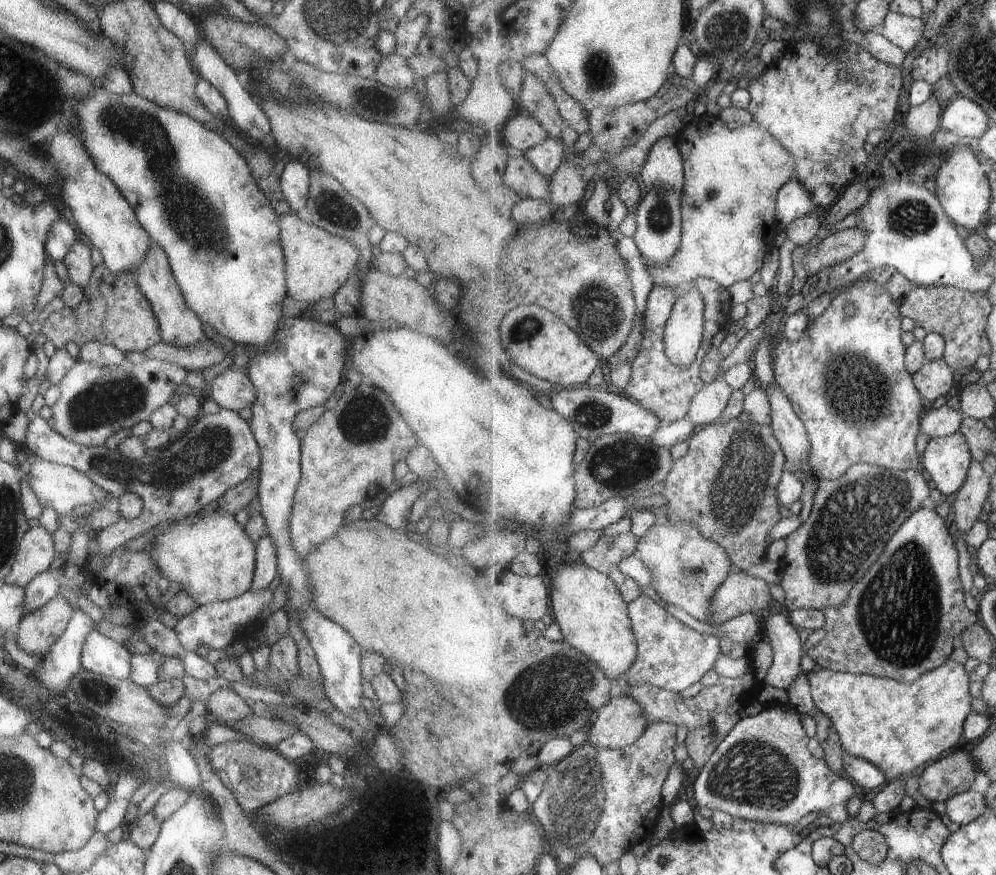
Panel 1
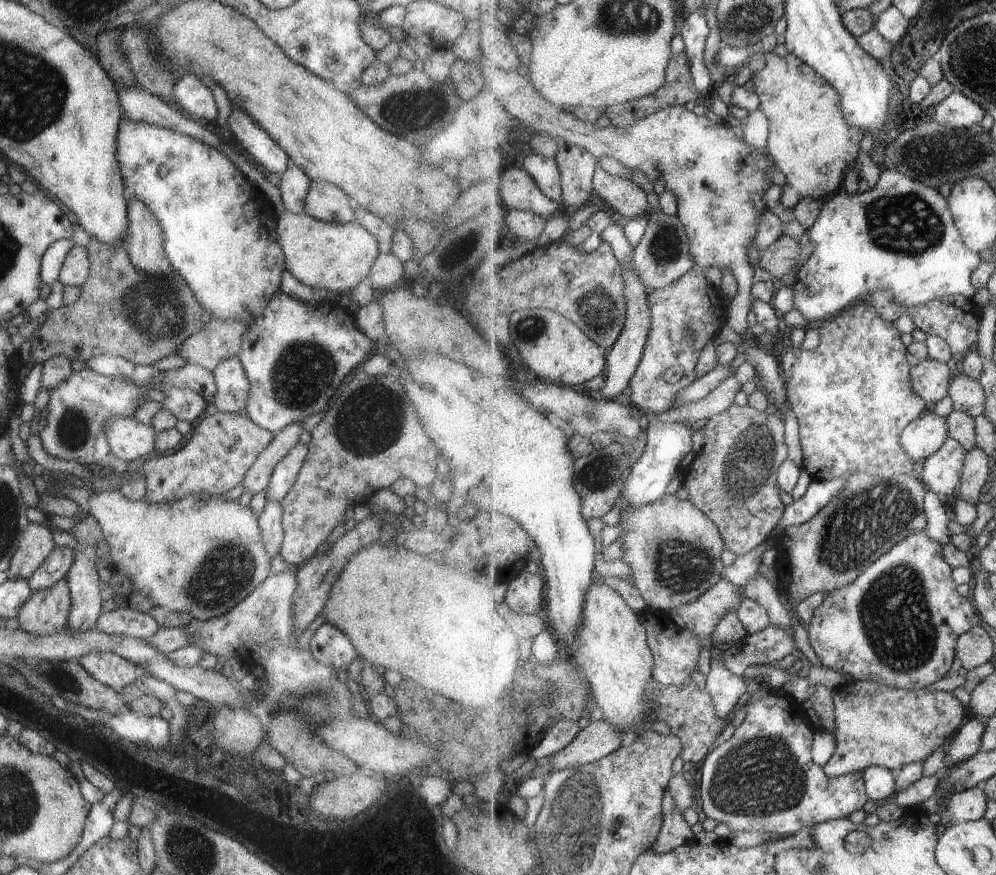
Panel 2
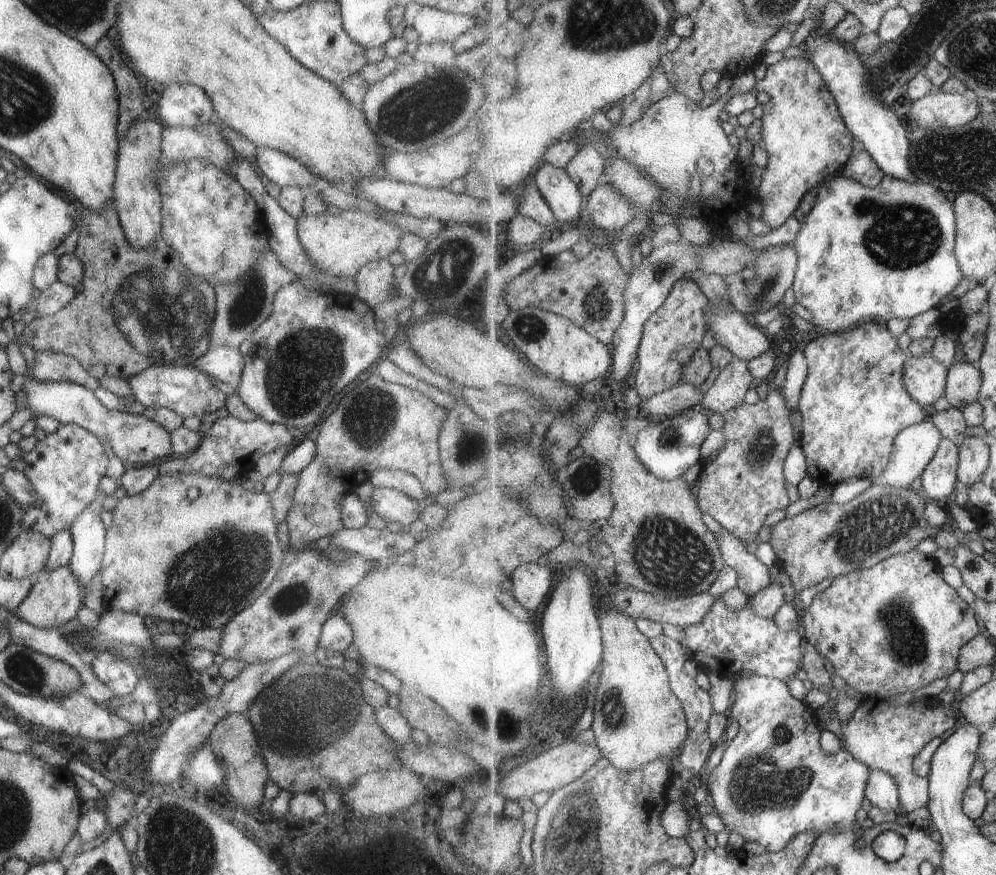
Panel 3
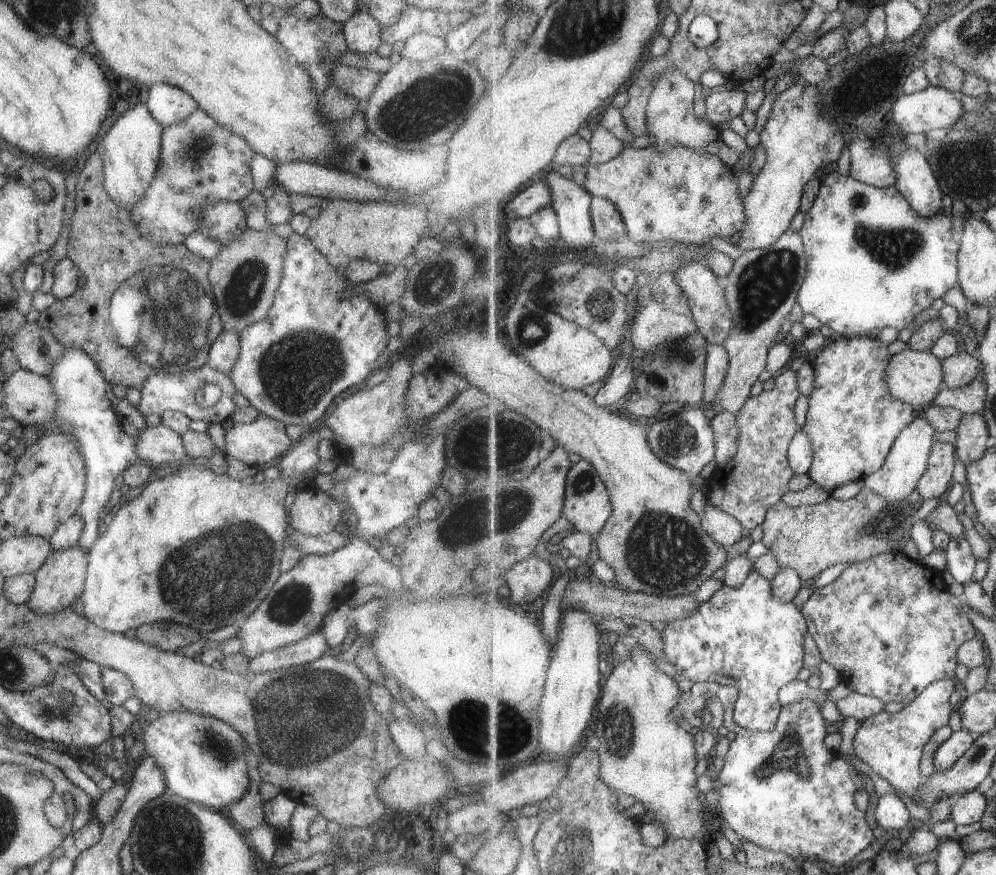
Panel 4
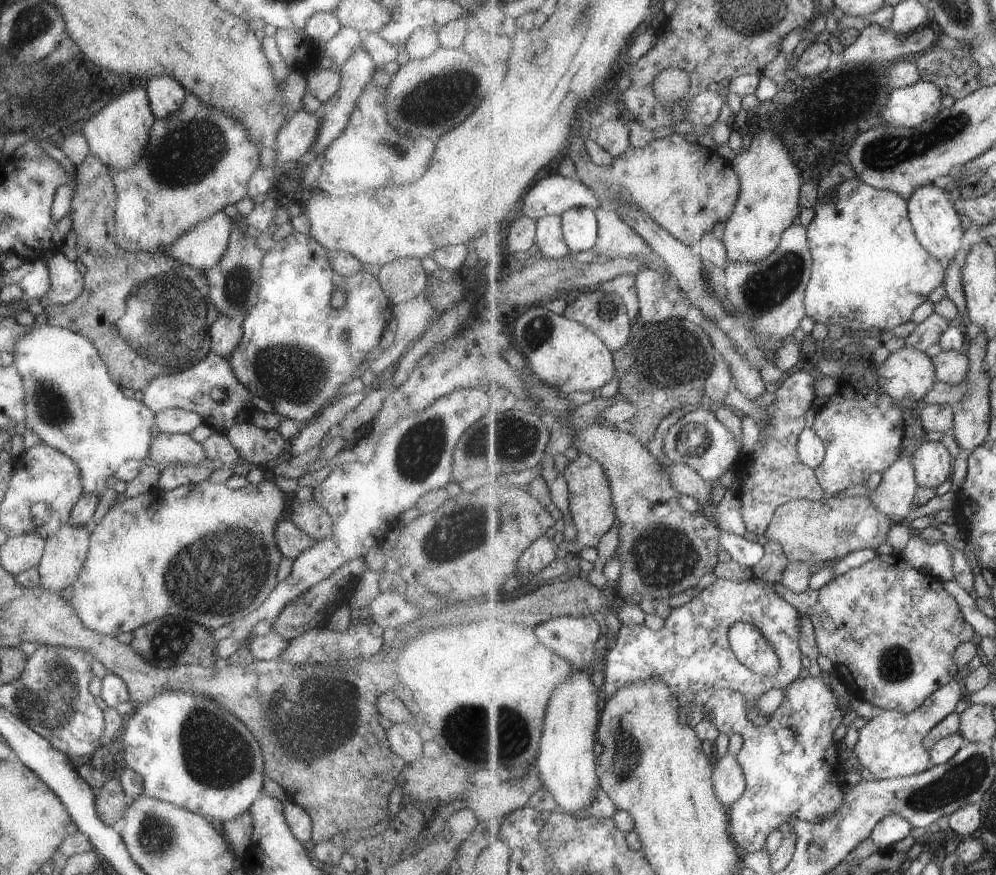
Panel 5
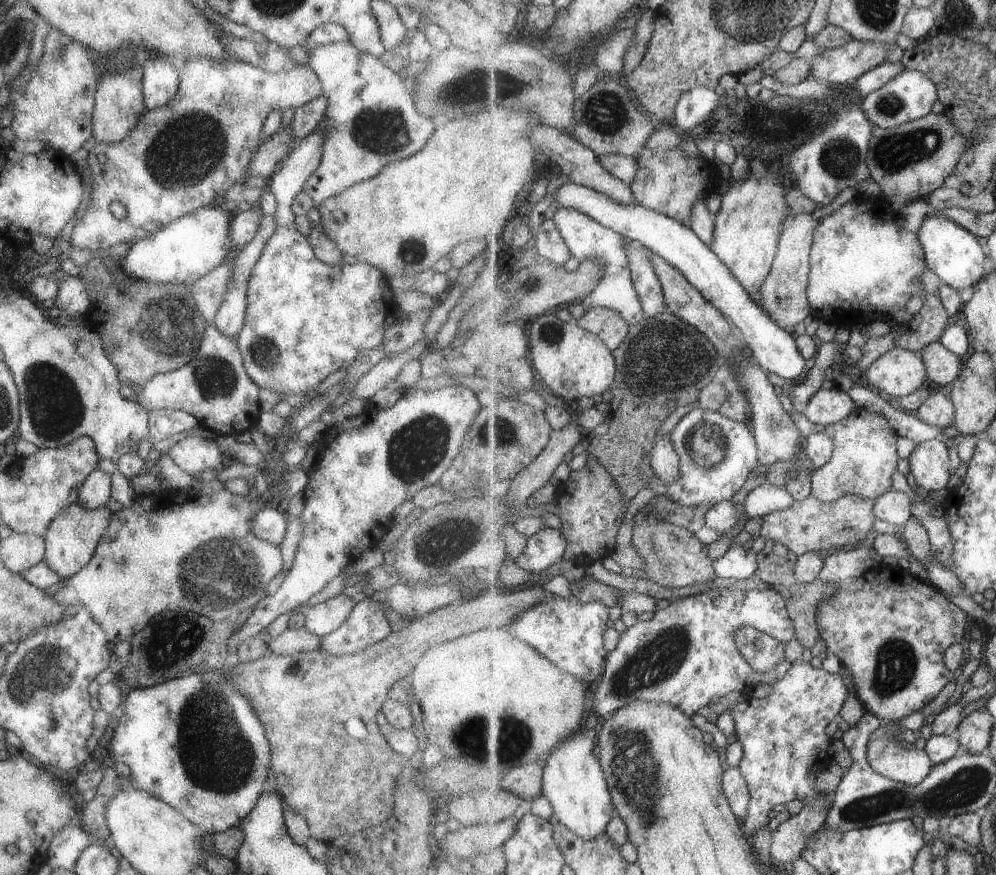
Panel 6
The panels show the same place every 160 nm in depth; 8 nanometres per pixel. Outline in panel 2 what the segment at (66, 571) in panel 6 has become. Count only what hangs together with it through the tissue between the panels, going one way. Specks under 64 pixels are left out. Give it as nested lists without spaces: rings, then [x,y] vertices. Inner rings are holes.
[[[65,578],[47,590],[38,590],[24,600],[14,620],[22,631],[50,635],[65,628],[70,609],[70,594]]]

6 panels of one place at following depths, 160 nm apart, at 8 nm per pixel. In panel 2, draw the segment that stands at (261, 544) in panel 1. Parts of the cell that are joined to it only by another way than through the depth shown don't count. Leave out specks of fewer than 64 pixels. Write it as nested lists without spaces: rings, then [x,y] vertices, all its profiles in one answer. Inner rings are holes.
[[[266,501],[262,513],[257,517],[260,539],[268,560],[278,553],[282,541],[280,518],[281,507],[277,501]]]

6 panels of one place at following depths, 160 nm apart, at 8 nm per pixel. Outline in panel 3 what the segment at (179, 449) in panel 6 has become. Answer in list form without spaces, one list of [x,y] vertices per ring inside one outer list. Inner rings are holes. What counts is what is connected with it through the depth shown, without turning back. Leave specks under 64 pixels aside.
[[[27,377],[21,390],[25,391],[25,405],[17,408],[27,407],[33,417],[45,415],[61,424],[73,423],[83,427],[99,440],[107,442],[111,452],[125,467],[156,464],[171,456],[169,433],[160,424],[142,415],[107,409],[93,395],[93,391],[84,386],[67,381],[38,381]]]

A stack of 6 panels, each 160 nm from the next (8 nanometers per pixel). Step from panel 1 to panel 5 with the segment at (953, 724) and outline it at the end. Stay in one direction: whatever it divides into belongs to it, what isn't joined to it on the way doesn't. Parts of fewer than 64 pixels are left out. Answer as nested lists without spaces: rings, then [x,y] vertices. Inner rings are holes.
[[[952,680],[929,695],[922,707],[910,713],[885,711],[873,717],[858,731],[858,740],[853,753],[860,764],[877,779],[894,779],[916,775],[933,766],[930,752],[924,745],[925,737],[944,718],[952,715],[961,700],[961,684]]]

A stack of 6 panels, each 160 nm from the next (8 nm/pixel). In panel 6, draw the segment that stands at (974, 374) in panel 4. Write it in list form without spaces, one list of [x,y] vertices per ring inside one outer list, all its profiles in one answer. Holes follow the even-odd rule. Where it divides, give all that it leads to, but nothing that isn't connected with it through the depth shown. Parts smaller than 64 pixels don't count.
[[[940,342],[926,346],[919,355],[928,368],[928,378],[946,389],[962,373],[963,362],[960,356]]]

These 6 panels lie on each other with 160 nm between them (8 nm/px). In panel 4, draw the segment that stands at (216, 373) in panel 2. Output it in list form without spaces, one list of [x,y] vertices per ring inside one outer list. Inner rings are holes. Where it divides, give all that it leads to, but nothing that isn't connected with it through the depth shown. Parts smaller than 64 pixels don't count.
[[[222,330],[209,346],[206,354],[206,365],[227,375],[233,368],[233,364],[236,363],[238,346],[238,336],[232,332]]]

